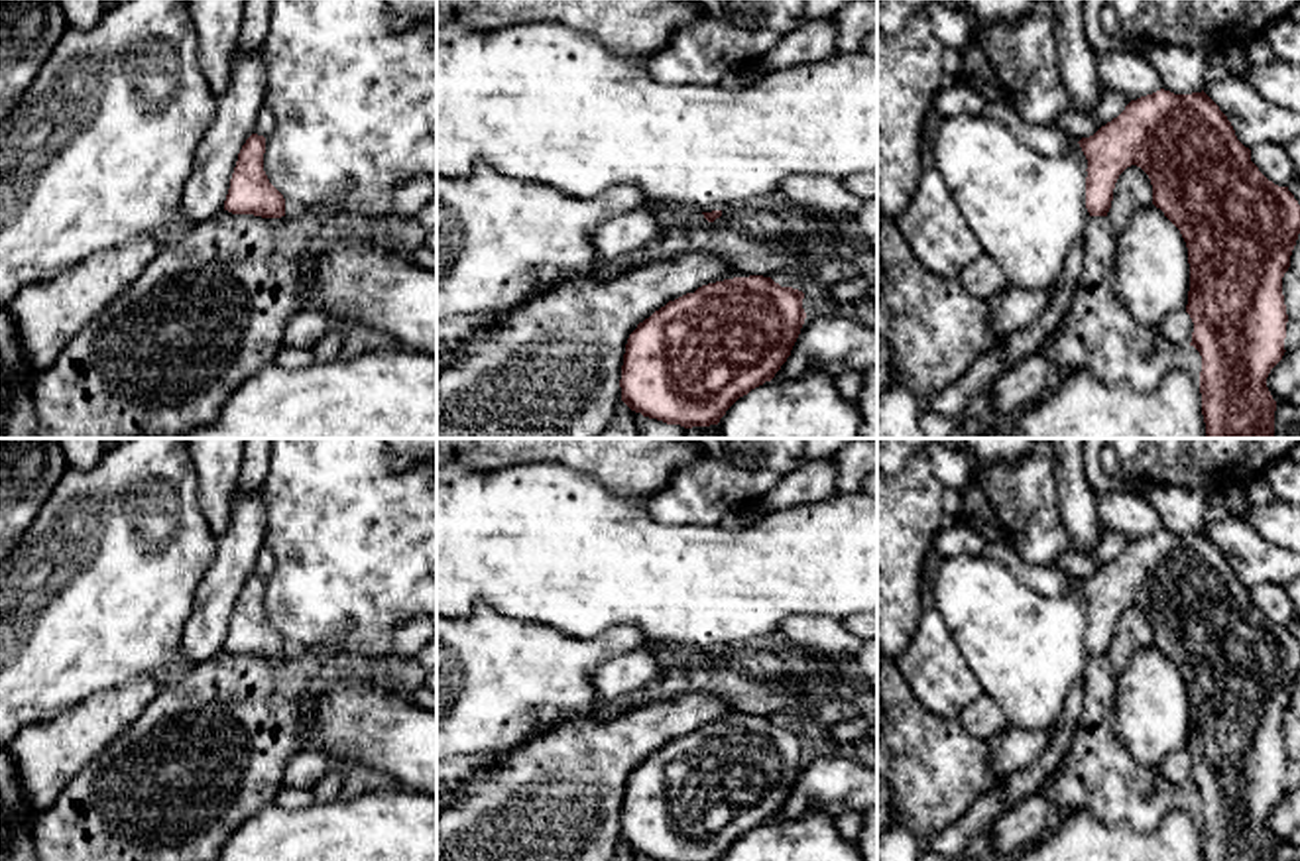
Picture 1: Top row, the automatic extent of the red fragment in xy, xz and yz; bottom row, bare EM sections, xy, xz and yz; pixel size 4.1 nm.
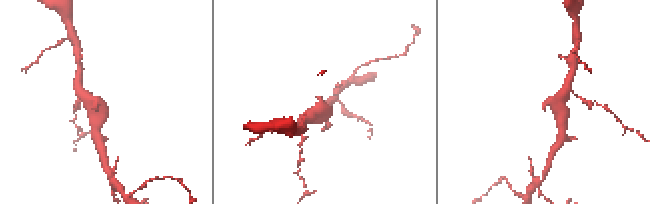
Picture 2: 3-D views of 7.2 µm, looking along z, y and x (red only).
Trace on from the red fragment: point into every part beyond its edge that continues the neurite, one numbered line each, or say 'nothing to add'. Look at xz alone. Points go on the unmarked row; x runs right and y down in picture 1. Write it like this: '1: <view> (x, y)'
nothing to add

